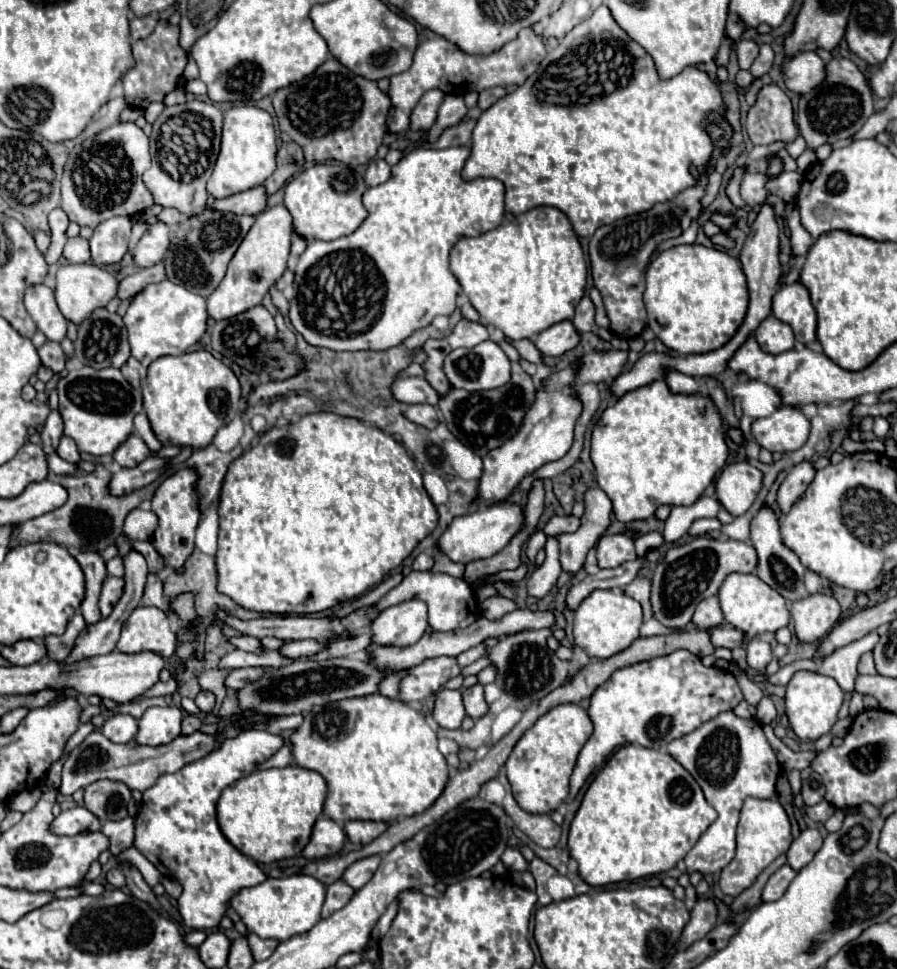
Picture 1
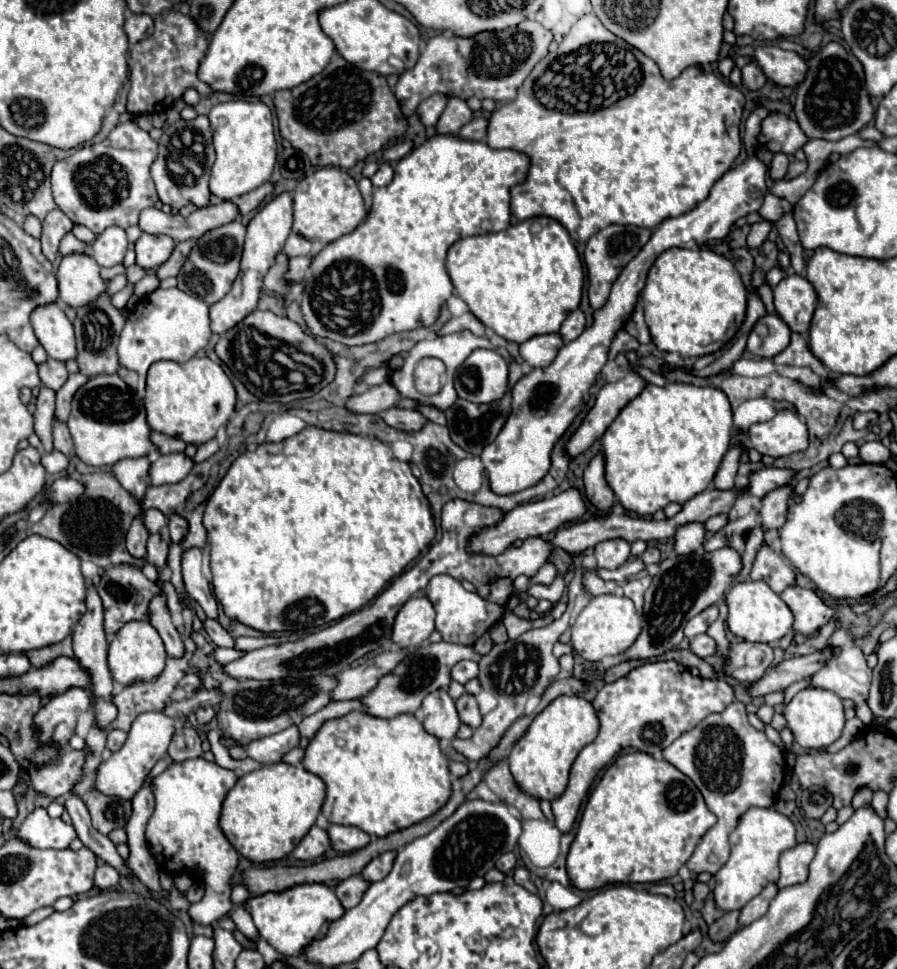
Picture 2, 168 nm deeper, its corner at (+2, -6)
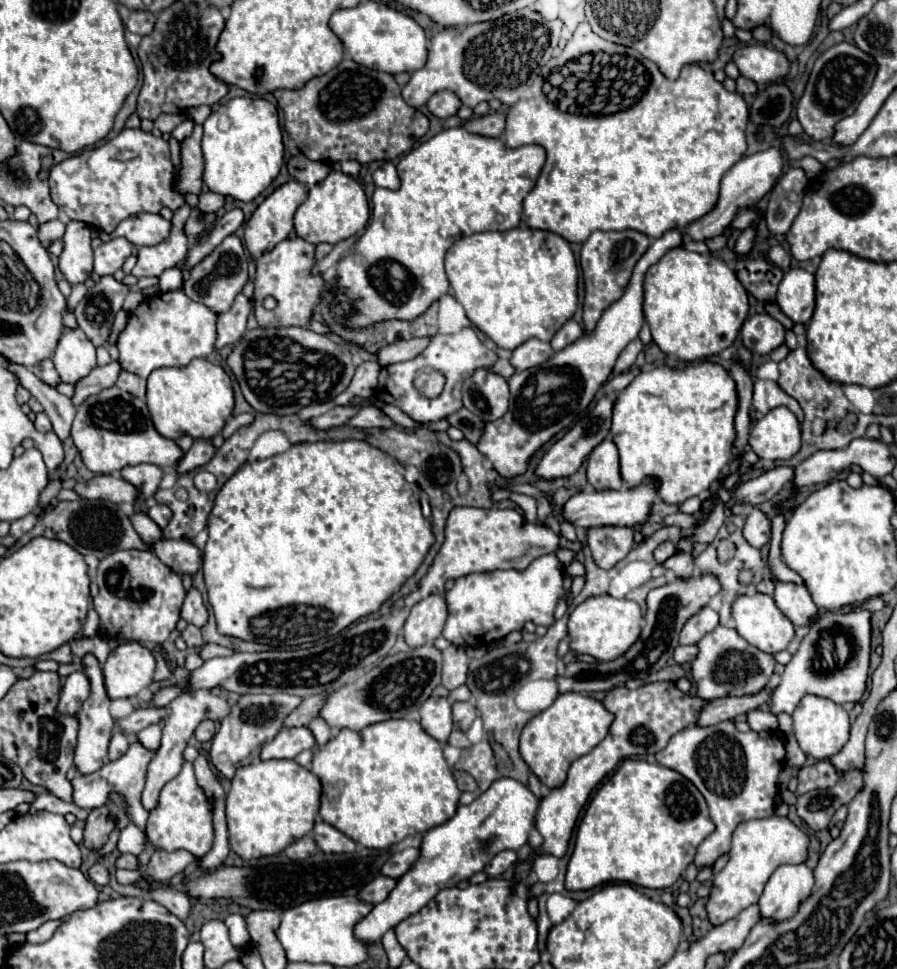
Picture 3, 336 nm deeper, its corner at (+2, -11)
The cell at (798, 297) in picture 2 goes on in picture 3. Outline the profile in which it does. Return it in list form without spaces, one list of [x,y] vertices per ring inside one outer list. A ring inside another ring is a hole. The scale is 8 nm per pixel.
[[[796,267],[782,277],[776,303],[794,323],[808,325],[814,313],[814,293],[814,275]]]

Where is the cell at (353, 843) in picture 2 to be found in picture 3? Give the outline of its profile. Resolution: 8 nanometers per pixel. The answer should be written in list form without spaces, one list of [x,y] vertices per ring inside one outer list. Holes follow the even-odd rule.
[[[318,821],[314,825],[312,839],[324,853],[352,853],[356,847],[356,843],[350,837],[346,837],[342,831],[324,821]]]

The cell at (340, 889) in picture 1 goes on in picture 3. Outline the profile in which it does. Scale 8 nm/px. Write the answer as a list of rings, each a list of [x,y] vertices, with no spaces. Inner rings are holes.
[[[380,875],[380,877],[376,877],[372,883],[368,883],[360,893],[358,893],[358,897],[362,899],[362,901],[368,901],[368,903],[380,903],[380,901],[384,901],[386,897],[388,897],[388,893],[396,887],[396,881],[398,879],[392,879],[392,877],[384,877],[384,875]]]

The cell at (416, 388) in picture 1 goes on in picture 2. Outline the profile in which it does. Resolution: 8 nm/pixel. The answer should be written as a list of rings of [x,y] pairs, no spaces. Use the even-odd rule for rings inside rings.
[[[384,382],[380,386],[370,386],[362,394],[354,394],[346,408],[360,414],[380,414],[384,410],[390,410],[394,406],[404,406],[406,400],[400,396],[400,392],[394,388],[392,382]]]

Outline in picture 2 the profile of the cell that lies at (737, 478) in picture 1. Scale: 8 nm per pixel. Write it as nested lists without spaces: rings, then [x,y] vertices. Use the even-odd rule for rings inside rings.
[[[762,468],[748,476],[748,494],[764,498],[774,488],[790,484],[794,472],[792,470],[780,470],[780,468]]]

